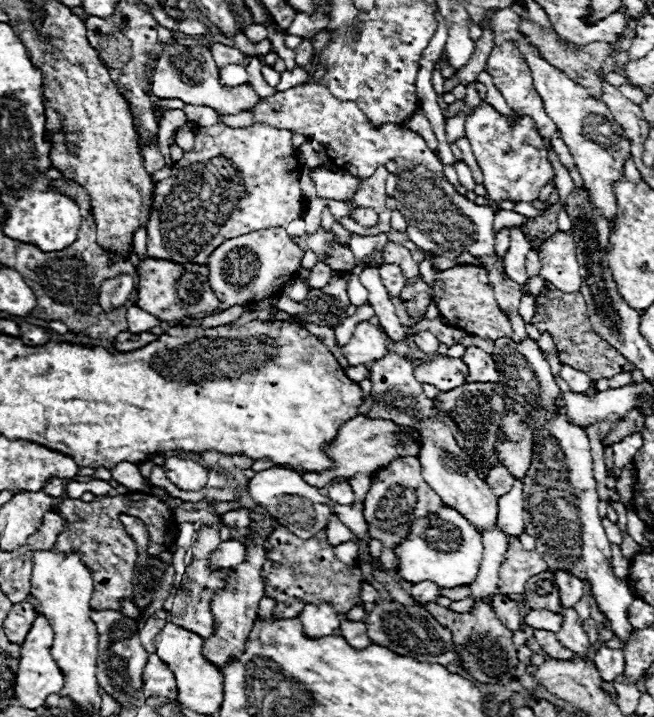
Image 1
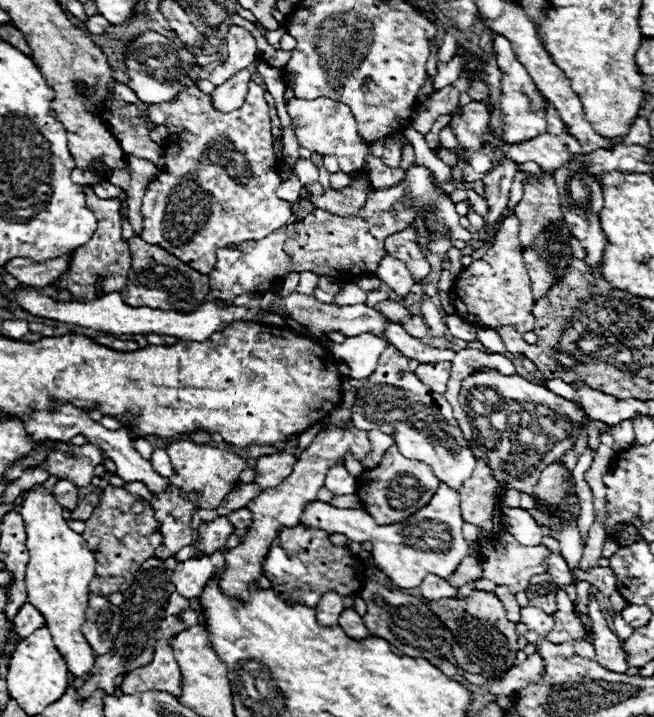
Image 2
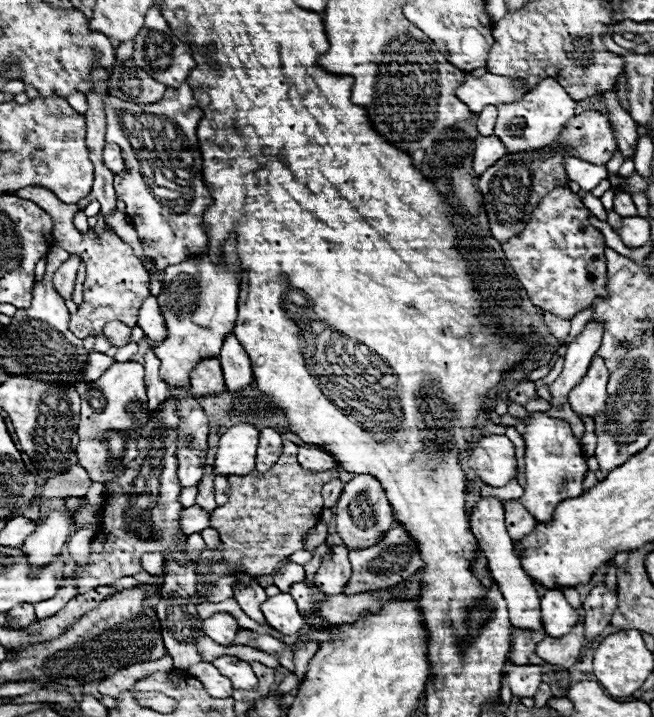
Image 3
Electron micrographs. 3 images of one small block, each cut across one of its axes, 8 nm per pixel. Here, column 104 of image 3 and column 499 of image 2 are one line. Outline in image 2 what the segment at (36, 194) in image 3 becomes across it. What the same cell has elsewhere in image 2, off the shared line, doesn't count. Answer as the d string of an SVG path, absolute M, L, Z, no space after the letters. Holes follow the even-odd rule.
M506 218L496 234L494 246L484 258L464 268L460 278L450 290L450 298L458 310L458 316L476 328L496 328L502 324L514 326L520 334L532 330L534 296L528 278L528 270L522 262L522 244L518 240L518 218Z

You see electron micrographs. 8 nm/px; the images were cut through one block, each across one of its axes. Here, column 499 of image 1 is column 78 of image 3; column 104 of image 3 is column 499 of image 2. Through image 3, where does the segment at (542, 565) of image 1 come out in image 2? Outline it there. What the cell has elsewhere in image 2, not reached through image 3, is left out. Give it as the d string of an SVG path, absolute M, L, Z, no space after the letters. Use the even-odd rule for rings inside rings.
M476 456L476 470L474 474L462 484L460 488L460 508L462 508L462 520L468 524L474 524L480 530L478 544L480 544L480 564L482 564L482 578L496 582L498 586L508 586L512 594L524 592L528 588L528 582L534 574L544 574L544 558L548 556L546 546L522 546L518 544L512 534L502 524L502 510L498 502L498 480L494 478L492 470L486 466L482 458Z

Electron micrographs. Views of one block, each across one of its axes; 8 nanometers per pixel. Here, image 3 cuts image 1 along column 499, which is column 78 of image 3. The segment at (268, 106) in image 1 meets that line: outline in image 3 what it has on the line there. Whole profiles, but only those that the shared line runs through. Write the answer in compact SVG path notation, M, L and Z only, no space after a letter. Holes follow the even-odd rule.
M71 254L69 258L54 272L54 287L57 292L64 298L72 298L76 275L81 260Z

